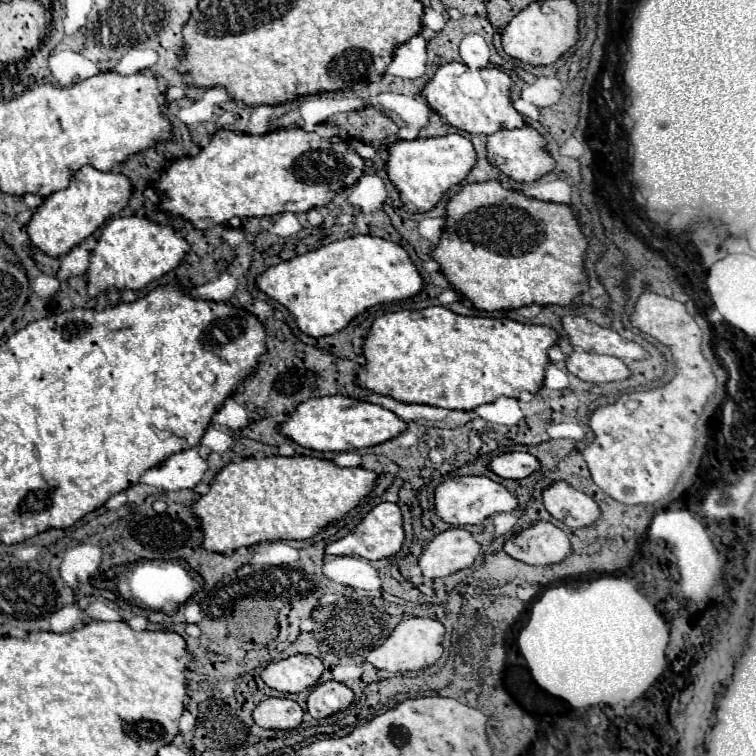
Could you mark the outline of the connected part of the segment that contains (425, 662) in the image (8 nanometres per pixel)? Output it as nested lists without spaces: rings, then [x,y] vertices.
[[[426,617],[402,619],[394,627],[392,635],[380,647],[374,647],[368,653],[366,661],[370,661],[378,669],[386,669],[386,671],[394,671],[394,673],[418,671],[422,667],[434,665],[440,659],[440,655],[442,655],[442,637],[444,637],[444,625],[440,621],[426,619]]]

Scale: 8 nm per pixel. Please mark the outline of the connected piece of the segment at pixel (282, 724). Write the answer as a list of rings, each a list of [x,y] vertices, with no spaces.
[[[268,697],[252,713],[260,727],[268,729],[296,729],[302,723],[302,707],[286,697]]]

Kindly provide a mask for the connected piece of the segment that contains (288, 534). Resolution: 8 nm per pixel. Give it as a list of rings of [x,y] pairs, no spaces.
[[[262,457],[262,459],[242,459],[236,463],[228,463],[210,485],[210,491],[192,505],[192,511],[200,519],[200,527],[204,533],[204,549],[214,553],[236,551],[240,547],[250,547],[262,541],[278,541],[278,539],[308,539],[314,537],[322,527],[332,521],[342,519],[350,509],[358,505],[362,497],[366,497],[376,485],[376,473],[354,467],[344,469],[334,465],[328,459],[316,457]]]

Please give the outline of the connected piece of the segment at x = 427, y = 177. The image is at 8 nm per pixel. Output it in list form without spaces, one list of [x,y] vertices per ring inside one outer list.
[[[450,133],[450,135],[444,135],[444,137],[434,137],[434,139],[396,141],[396,143],[388,145],[386,173],[388,173],[388,179],[392,181],[392,185],[396,187],[396,191],[400,193],[400,201],[402,201],[404,209],[408,213],[426,213],[442,199],[442,195],[452,185],[458,185],[468,175],[468,171],[472,169],[474,163],[476,163],[476,151],[474,151],[470,139],[464,137],[464,135],[458,135],[458,133]]]

